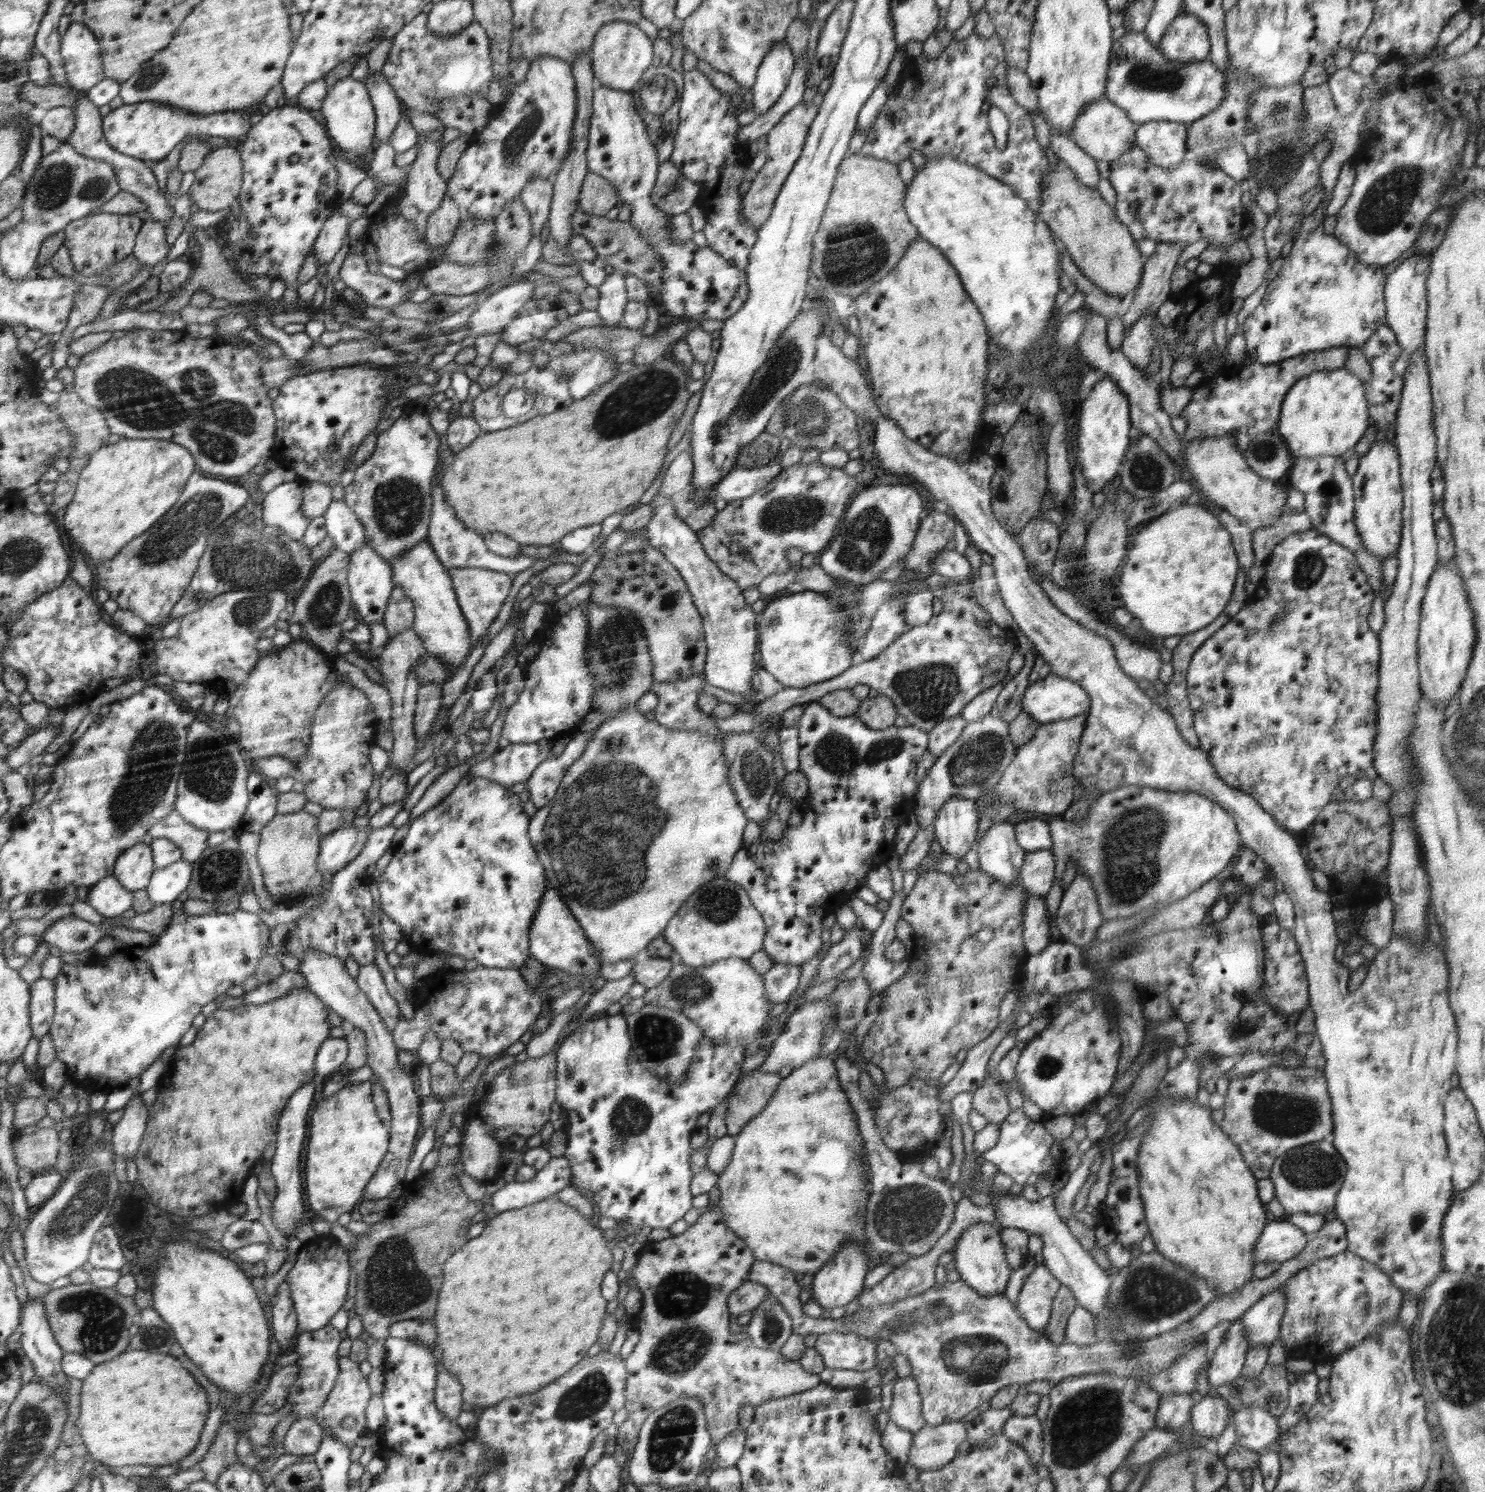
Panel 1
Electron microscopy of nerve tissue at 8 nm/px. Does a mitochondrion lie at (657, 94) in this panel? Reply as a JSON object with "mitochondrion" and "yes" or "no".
{"mitochondrion":"yes"}

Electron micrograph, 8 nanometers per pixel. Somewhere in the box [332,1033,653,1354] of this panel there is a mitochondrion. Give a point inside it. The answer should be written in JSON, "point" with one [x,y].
{"point":[394,1282]}

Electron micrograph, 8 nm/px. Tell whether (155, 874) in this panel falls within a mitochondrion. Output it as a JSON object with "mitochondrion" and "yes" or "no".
{"mitochondrion":"no"}

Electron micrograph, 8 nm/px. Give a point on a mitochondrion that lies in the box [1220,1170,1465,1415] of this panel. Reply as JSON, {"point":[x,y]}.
{"point":[1417,1219]}

